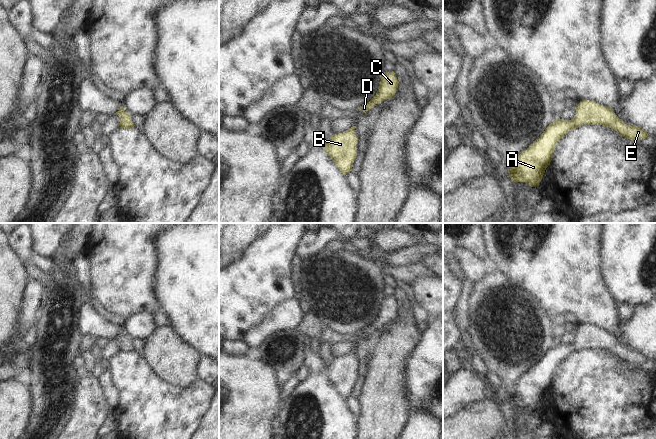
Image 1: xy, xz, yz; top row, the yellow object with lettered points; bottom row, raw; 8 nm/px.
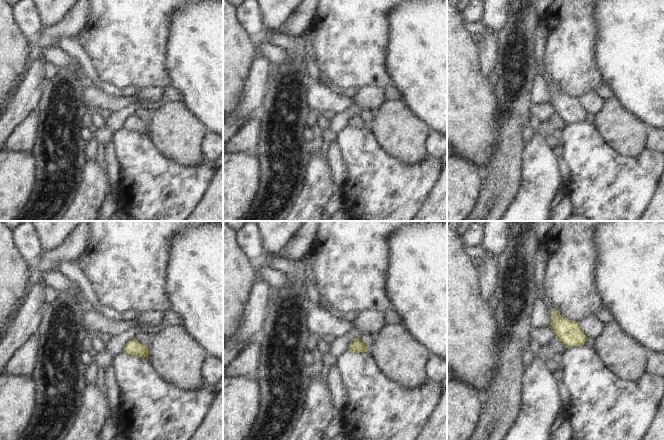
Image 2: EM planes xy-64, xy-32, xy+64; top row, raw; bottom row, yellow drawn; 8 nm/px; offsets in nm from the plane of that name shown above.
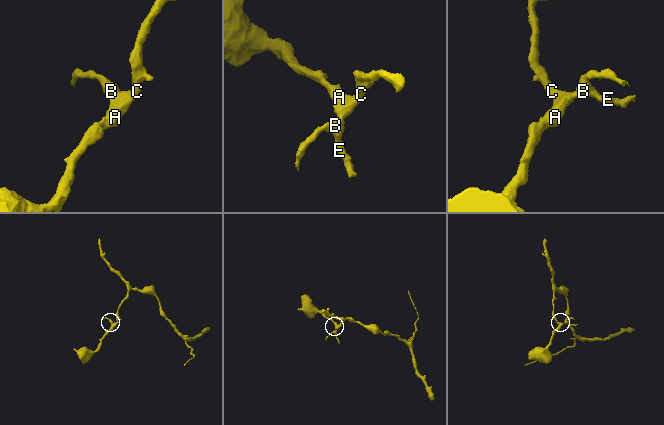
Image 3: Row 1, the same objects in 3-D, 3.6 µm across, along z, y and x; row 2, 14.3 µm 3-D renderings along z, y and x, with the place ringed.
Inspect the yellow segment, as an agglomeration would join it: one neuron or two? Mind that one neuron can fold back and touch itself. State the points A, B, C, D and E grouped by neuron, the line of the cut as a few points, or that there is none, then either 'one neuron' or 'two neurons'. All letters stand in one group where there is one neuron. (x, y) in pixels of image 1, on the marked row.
A B C D E; no cut; one neuron

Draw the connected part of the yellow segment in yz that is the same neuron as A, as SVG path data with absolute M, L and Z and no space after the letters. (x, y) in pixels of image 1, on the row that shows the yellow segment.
M584 99L575 109L576 115L573 119L562 120L558 117L516 158L513 166L508 169L513 182L525 182L531 187L538 186L550 165L559 140L582 124L609 127L630 140L645 139L648 136L648 133L639 126L623 123L611 107L605 107L595 101Z

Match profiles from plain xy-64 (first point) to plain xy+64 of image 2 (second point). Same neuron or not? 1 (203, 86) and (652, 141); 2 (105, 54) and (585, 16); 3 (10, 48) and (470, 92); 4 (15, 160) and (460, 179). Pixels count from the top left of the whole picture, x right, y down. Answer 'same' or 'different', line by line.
1: different
2: same
3: same
4: same

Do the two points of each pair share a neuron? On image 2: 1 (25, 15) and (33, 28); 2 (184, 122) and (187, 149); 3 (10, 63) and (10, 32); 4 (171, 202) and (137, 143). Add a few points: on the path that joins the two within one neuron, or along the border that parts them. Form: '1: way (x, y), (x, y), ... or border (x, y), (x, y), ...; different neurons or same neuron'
1: way (27, 18), (30, 25); same neuron
2: way (184, 129), (184, 142); same neuron
3: way (10, 55), (10, 40); same neuron
4: way (166, 187), (138, 158); same neuron

